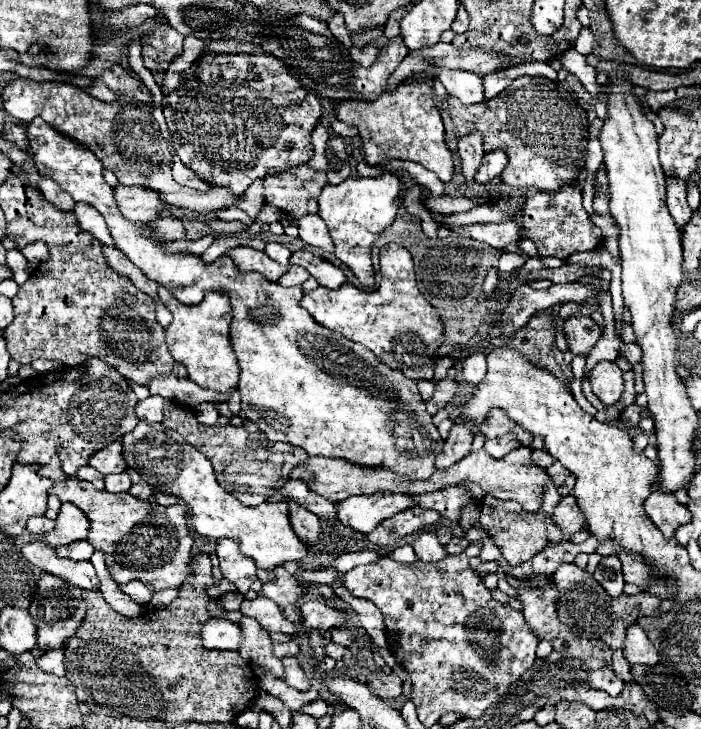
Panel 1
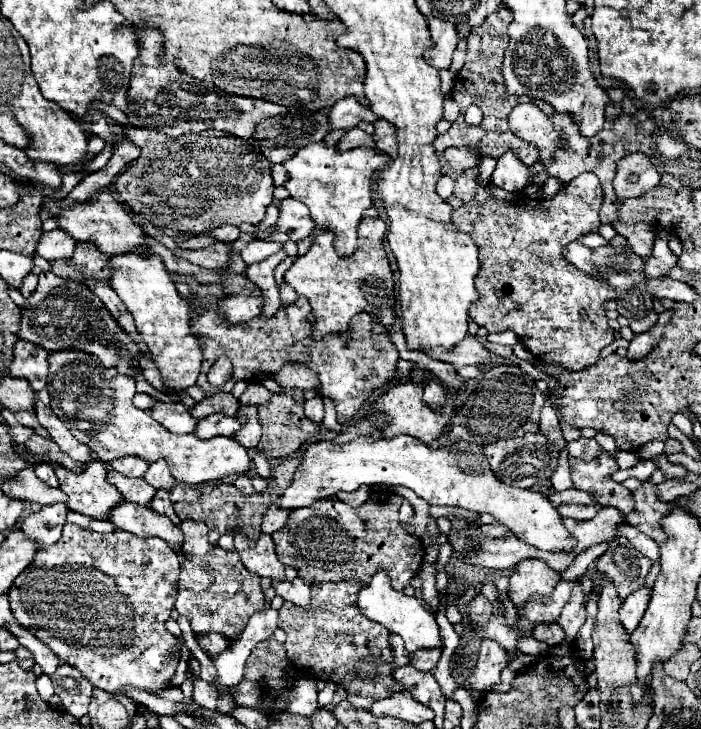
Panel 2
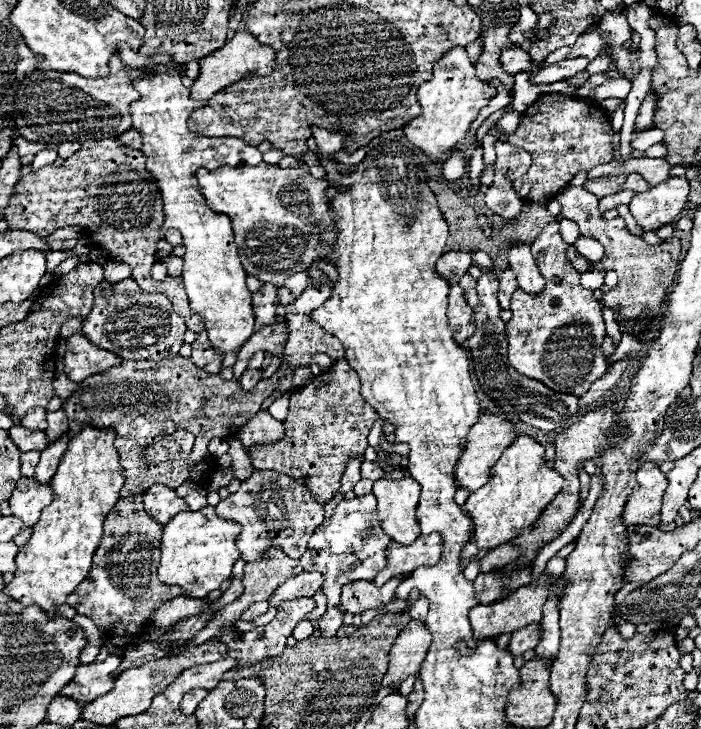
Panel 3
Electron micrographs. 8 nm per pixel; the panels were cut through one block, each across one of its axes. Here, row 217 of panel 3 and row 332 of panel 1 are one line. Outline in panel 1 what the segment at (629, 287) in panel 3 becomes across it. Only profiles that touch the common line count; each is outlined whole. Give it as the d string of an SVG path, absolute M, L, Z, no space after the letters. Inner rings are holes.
M566 318L562 324L562 332L568 340L568 350L572 350L574 356L586 356L602 336L602 330L604 328L598 326L592 318Z

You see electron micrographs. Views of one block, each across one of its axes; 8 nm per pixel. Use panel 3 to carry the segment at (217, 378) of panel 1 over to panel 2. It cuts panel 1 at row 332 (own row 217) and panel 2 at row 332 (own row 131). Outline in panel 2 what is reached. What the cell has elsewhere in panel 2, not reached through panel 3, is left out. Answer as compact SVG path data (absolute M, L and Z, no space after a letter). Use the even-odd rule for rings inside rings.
M134 252L118 254L110 258L110 268L112 268L110 284L124 302L124 306L128 308L128 312L132 314L138 334L148 344L152 360L162 374L162 382L174 390L184 390L188 386L194 386L200 374L202 352L196 336L190 334L188 328L190 320L188 302L182 300L180 294L176 292L162 258L160 256L142 258Z

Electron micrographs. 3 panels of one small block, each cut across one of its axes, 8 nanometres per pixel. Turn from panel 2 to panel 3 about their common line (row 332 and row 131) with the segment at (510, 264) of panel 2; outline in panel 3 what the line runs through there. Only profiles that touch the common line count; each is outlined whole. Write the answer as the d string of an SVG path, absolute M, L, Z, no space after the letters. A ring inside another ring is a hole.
M542 94L524 114L518 130L510 136L500 136L514 146L532 154L532 168L514 182L514 190L528 202L546 206L556 194L570 184L570 180L580 170L590 170L598 164L608 164L614 156L612 152L614 130L610 118L596 104L586 104L570 96Z

